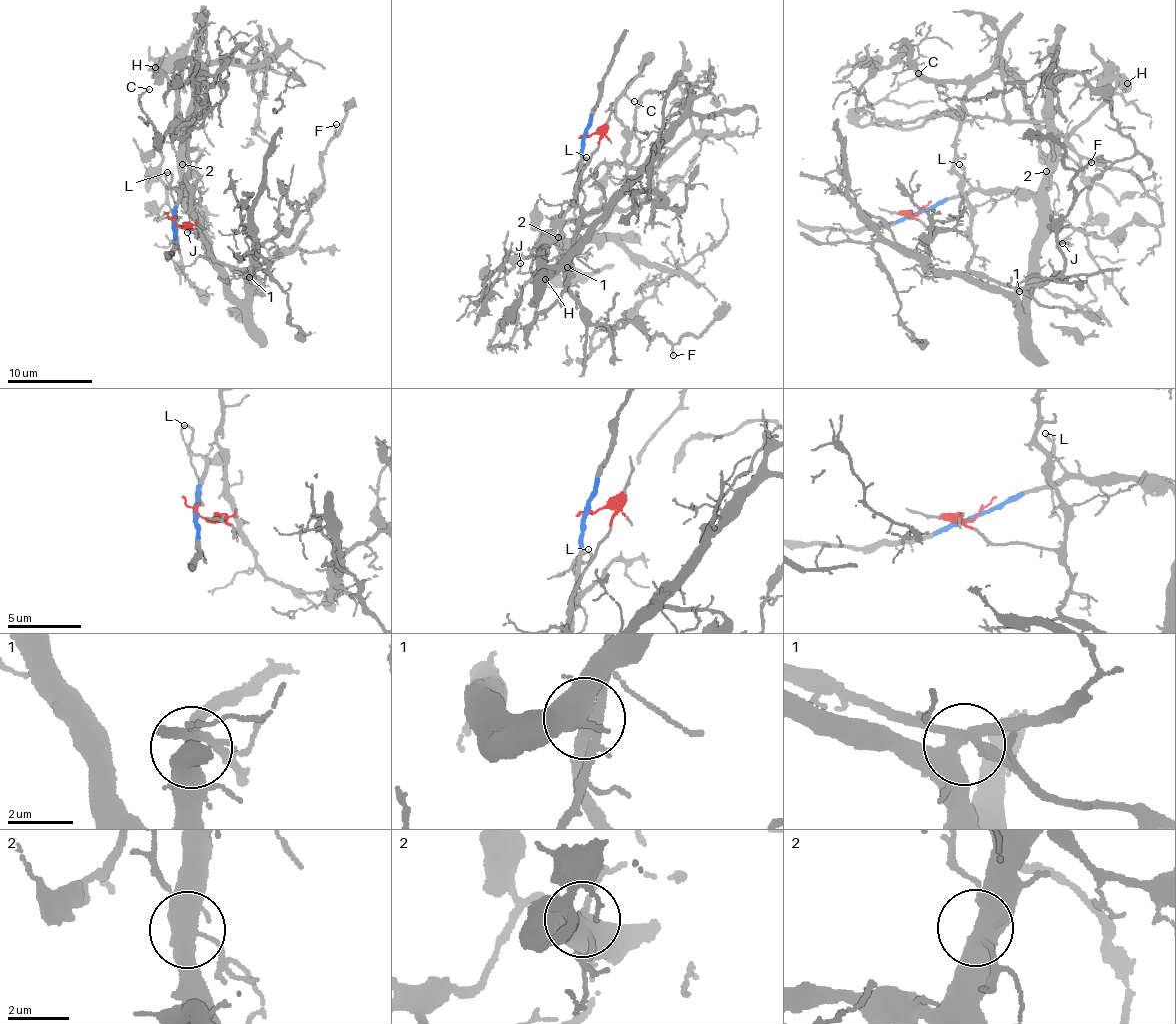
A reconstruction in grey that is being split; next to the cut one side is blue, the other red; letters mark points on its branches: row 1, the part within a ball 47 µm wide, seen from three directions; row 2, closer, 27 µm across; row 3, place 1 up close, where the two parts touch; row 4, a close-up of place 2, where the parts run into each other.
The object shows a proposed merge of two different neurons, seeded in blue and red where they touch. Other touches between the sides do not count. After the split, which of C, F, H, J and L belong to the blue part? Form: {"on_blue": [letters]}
{"on_blue": ["F", "H", "J", "L"]}

